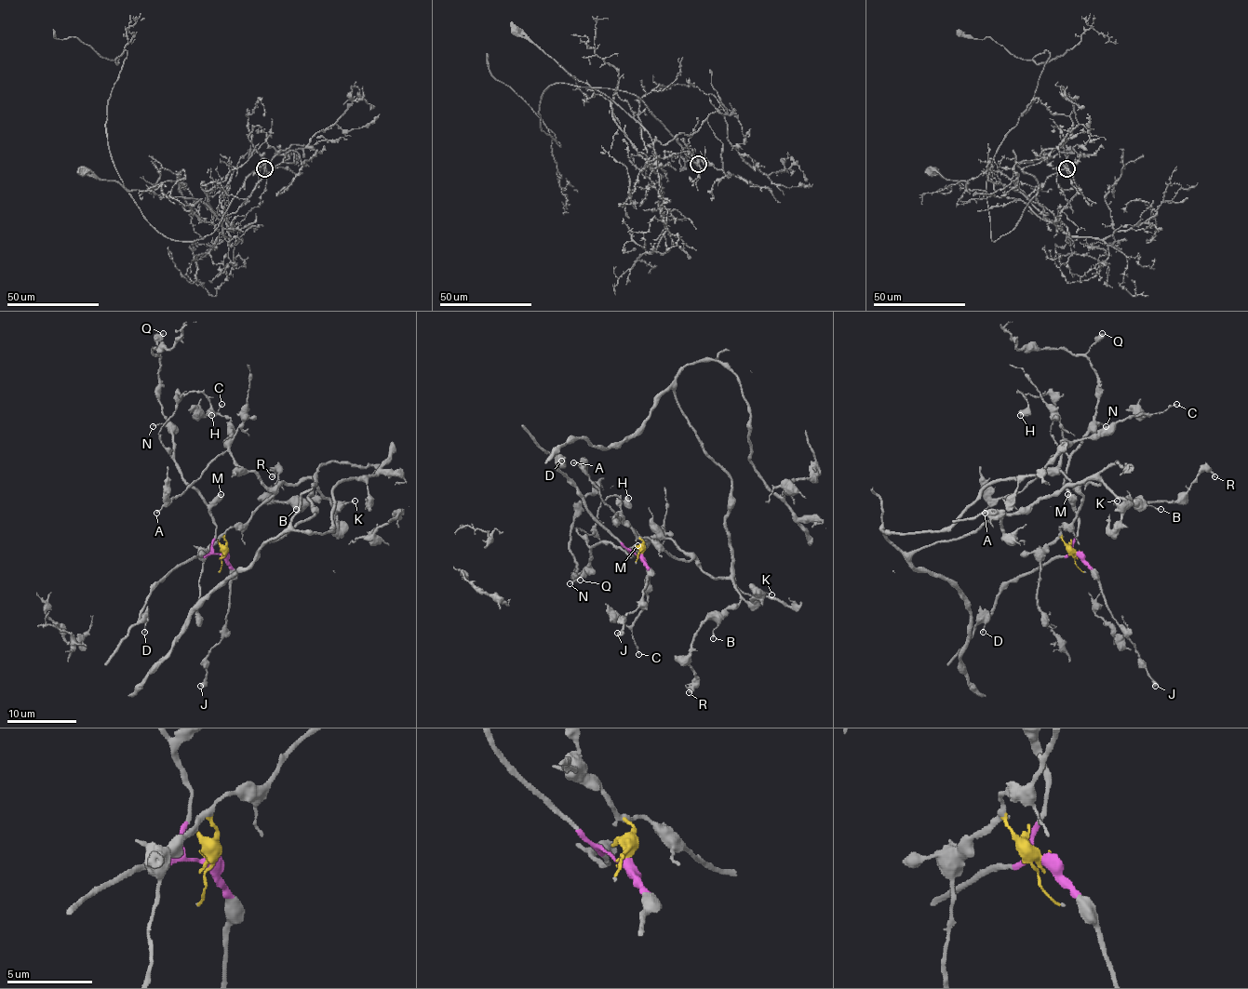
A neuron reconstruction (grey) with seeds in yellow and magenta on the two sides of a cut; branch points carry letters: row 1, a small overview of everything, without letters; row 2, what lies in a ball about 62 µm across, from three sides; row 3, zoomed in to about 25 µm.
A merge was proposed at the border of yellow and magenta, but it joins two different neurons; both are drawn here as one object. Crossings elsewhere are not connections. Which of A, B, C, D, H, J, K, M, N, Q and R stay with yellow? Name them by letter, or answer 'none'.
A, B, C, K, R

